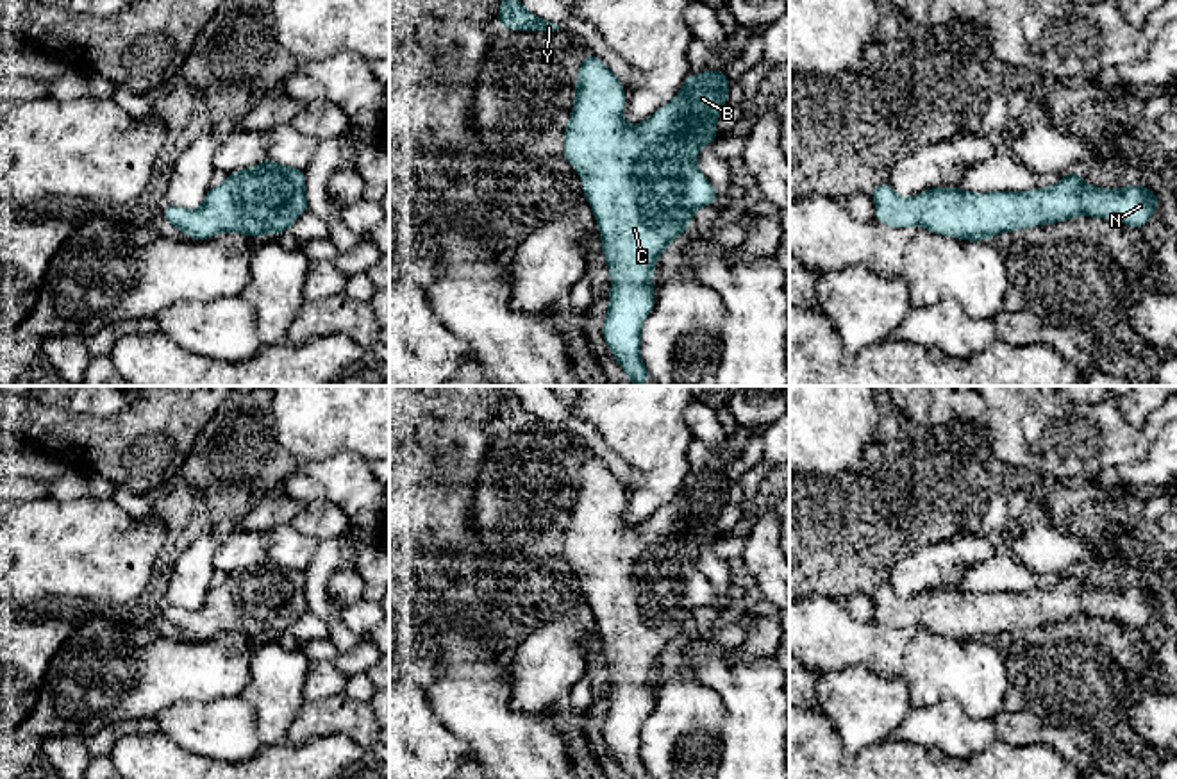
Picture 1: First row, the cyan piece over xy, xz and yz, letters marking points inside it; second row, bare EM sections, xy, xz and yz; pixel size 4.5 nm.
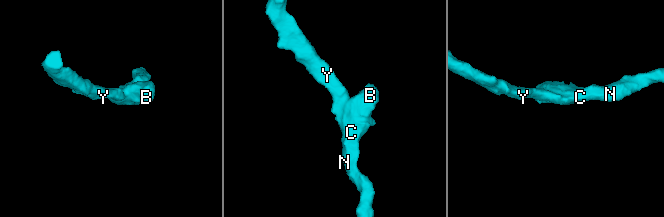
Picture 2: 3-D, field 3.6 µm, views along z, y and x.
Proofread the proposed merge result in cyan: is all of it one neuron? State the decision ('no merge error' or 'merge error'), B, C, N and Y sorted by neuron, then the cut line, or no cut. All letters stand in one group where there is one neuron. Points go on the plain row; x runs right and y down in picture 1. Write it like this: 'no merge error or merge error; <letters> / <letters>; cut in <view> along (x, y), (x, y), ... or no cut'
no merge error; B C N Y; no cut

